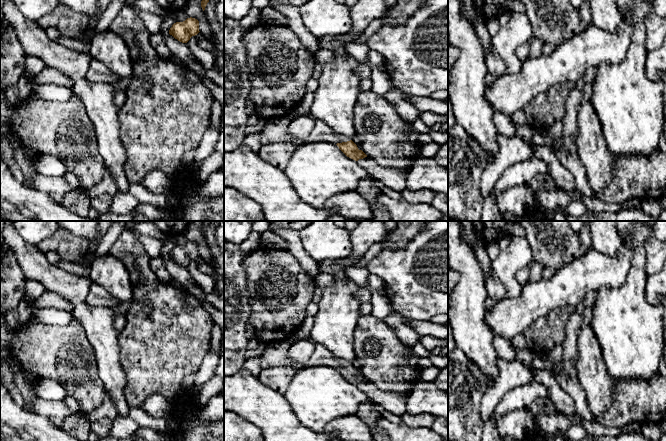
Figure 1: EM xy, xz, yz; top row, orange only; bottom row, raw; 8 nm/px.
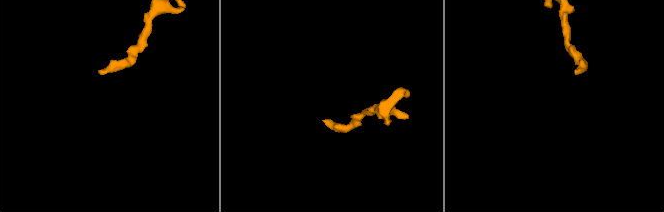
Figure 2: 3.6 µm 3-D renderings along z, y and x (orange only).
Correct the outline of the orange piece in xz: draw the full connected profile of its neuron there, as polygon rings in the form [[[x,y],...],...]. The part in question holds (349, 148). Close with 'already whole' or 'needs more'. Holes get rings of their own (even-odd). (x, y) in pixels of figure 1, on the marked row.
[[[316,120],[314,129],[307,141],[312,143],[329,142],[336,144],[347,157],[355,161],[367,157],[362,150],[358,149],[357,145],[350,138],[335,133],[321,120]]]; needs more

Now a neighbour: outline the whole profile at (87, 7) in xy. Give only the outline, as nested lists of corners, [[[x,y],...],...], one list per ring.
[[[59,0],[61,4],[64,4],[73,10],[87,15],[90,18],[91,23],[95,23],[102,15],[98,11],[98,0]]]

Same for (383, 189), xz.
[[[376,180],[375,185],[379,188],[380,193],[386,194],[387,196],[395,199],[403,199],[400,192],[395,191],[387,186],[385,186],[382,182]]]

